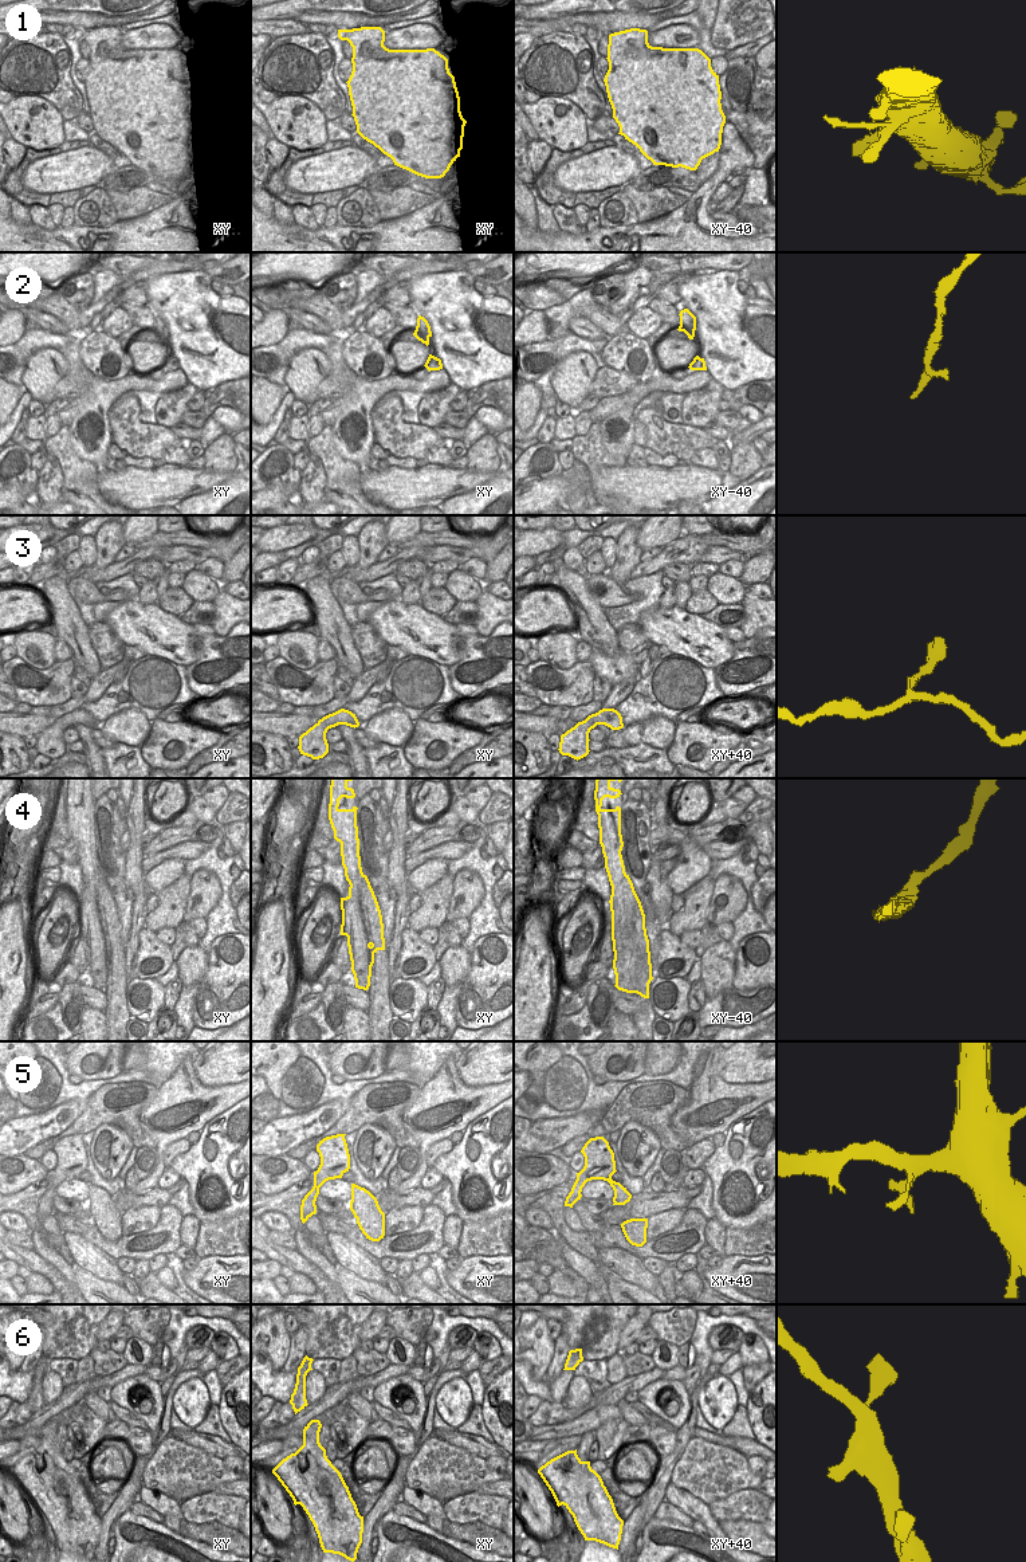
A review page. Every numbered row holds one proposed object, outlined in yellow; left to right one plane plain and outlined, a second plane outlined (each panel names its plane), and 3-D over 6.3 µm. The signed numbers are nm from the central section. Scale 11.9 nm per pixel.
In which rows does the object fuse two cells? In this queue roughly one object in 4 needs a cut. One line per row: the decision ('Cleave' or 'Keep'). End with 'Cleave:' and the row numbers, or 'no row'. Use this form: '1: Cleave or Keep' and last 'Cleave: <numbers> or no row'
1: Keep
2: Keep
3: Keep
4: Cleave
5: Keep
6: Keep
Cleave: 4

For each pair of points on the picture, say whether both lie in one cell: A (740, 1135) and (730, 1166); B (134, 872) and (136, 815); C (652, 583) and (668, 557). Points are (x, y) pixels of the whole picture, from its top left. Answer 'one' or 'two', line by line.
A: one
B: one
C: two

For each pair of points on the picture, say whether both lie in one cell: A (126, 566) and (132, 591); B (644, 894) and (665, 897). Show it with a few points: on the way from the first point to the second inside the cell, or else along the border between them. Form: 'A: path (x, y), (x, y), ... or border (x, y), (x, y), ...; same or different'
A: border (132, 572), (97, 583); different
B: border (651, 863), (647, 883), (656, 922); different

